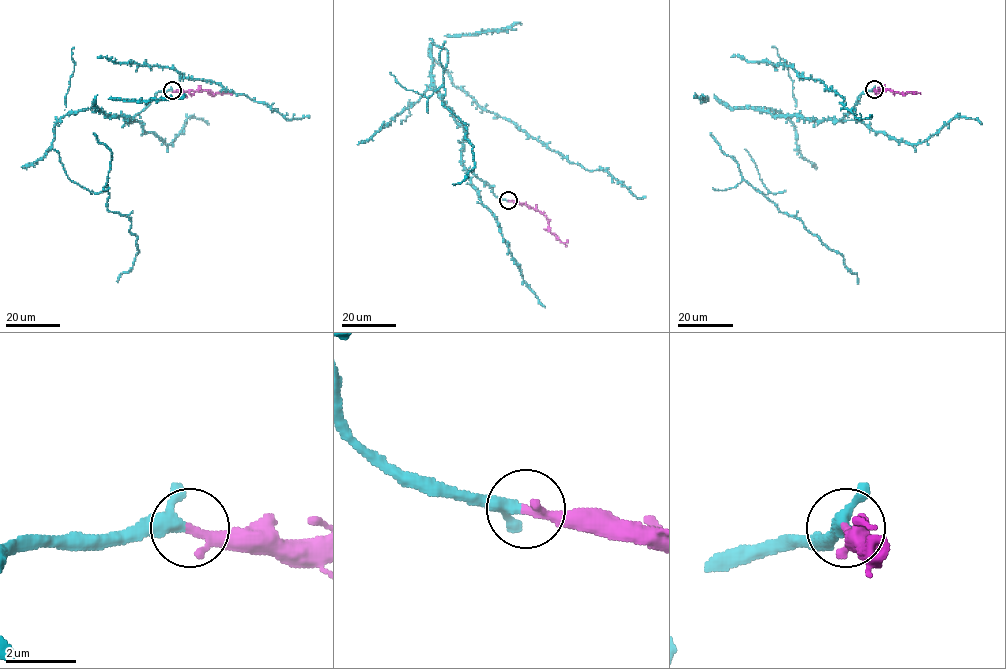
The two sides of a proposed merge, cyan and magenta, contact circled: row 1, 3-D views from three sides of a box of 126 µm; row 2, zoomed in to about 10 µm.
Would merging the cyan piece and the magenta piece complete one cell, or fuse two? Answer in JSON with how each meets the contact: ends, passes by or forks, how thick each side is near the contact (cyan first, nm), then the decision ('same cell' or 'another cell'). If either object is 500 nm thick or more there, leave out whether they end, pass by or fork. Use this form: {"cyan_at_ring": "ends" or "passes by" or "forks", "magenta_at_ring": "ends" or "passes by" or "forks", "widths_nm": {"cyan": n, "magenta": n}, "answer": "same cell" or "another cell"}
{"cyan_at_ring": "passes by", "magenta_at_ring": "ends", "widths_nm": {"cyan": 320, "magenta": 300}, "answer": "same cell"}

